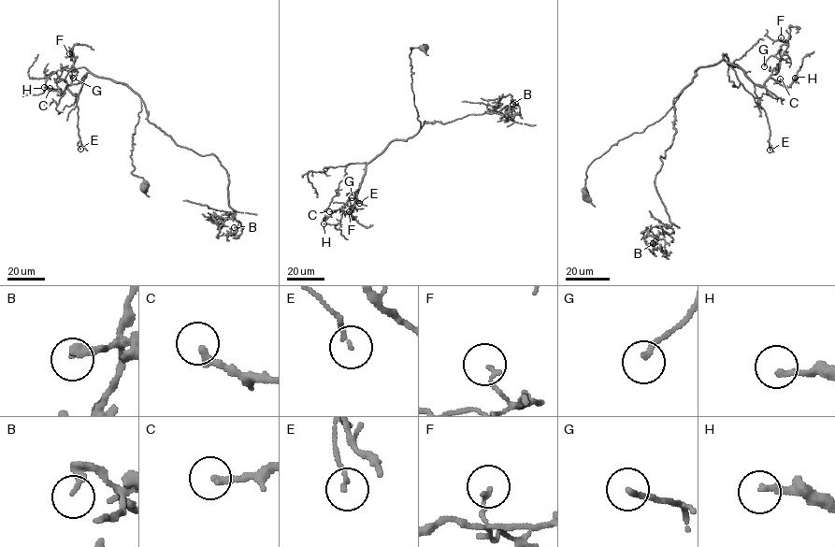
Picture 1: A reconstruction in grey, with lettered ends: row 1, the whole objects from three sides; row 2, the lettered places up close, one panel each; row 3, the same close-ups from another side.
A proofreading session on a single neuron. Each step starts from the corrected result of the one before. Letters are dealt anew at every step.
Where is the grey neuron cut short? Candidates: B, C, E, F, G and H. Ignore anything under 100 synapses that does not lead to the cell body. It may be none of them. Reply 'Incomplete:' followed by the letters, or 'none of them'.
Incomplete: none of them

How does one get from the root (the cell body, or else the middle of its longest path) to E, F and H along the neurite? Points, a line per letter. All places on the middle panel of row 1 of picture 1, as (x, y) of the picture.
E: (422, 47), (410, 48), (409, 55), (420, 129), (405, 140), (392, 140), (367, 164), (355, 192), (359, 203)
F: (422, 47), (409, 55), (420, 129), (367, 164), (347, 201), (353, 218), (349, 211)
H: (422, 47), (410, 48), (409, 55), (420, 129), (405, 140), (392, 140), (369, 161), (340, 222), (323, 223)

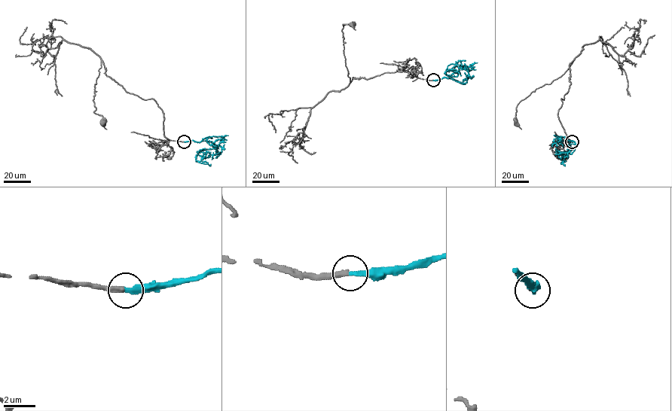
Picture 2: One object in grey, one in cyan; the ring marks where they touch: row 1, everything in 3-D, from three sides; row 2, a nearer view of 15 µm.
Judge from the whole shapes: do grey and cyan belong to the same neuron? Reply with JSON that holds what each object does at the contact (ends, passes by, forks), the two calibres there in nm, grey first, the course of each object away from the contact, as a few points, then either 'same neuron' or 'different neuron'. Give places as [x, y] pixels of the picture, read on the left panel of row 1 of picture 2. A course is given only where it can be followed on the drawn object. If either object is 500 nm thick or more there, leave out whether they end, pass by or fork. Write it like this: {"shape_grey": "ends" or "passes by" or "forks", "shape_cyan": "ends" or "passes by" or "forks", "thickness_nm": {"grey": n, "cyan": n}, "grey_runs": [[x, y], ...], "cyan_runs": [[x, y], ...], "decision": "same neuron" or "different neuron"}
{"shape_grey": "ends", "shape_cyan": "ends", "thickness_nm": {"grey": 360, "cyan": 320}, "grey_runs": [[184, 141], [166, 138], [158, 104], [127, 92], [106, 74], [102, 60], [93, 101], [102, 122]], "cyan_runs": [[184, 141], [210, 141], [214, 145], [212, 149], [197, 152], [203, 148], [206, 150], [202, 159]], "decision": "same neuron"}

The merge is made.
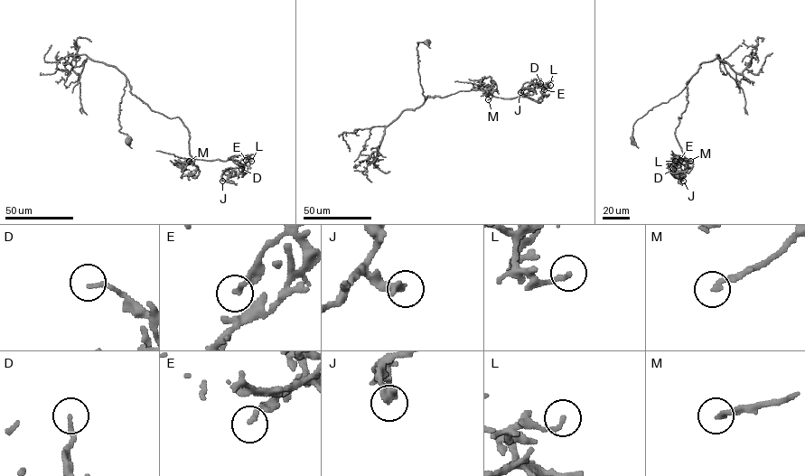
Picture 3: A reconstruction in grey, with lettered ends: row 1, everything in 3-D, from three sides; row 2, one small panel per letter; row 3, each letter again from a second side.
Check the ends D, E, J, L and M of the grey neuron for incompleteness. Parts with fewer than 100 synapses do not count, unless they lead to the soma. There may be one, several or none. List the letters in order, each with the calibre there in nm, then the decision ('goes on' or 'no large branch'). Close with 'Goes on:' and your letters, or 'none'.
D: calibre 180 nm; no large branch
E: calibre 190 nm; no large branch
J: calibre 320 nm; no large branch
L: calibre 200 nm; no large branch
M: calibre 200 nm; goes on
Goes on: M

